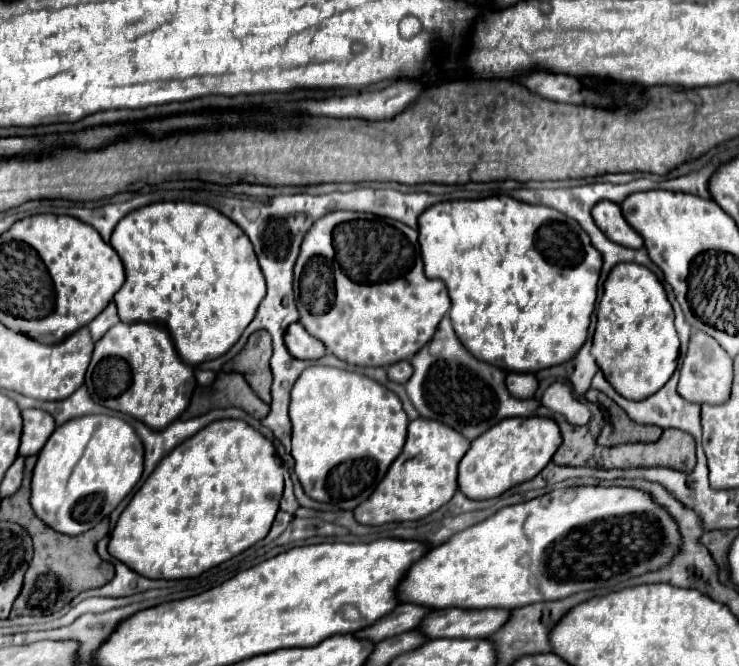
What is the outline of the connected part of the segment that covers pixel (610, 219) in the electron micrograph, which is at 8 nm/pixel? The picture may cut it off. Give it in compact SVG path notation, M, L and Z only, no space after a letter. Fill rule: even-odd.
M599 202L593 208L593 220L597 228L607 234L607 238L615 244L627 246L627 248L643 248L643 238L623 220L621 208L615 202Z

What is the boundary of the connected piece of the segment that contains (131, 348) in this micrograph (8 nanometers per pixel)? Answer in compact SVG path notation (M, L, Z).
M119 322L95 344L85 384L97 404L143 420L149 428L165 428L177 420L189 406L197 386L193 366L179 358L169 332L161 326L143 322Z

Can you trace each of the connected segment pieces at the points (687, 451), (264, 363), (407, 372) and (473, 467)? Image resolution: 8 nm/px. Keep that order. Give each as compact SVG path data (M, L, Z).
M669 428L663 430L659 444L635 444L637 446L637 456L635 448L631 454L631 448L627 448L627 460L643 460L643 464L663 464L663 468L673 468L679 472L691 472L695 468L695 440L691 434Z
M257 330L249 336L245 348L225 364L225 372L239 372L247 380L247 384L253 388L253 392L263 400L271 402L271 370L269 370L269 358L271 358L271 336L267 330Z
M407 360L405 362L397 362L393 366L387 366L389 380L399 382L399 384L405 384L411 378L411 372L413 372L413 368L411 368L411 364Z
M507 418L471 442L471 448L459 462L459 490L471 500L489 500L511 486L535 478L561 446L561 432L551 418Z

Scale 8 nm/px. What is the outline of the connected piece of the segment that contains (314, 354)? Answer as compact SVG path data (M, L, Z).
M299 322L291 324L285 332L287 350L299 360L319 360L325 354L325 346L313 338Z

